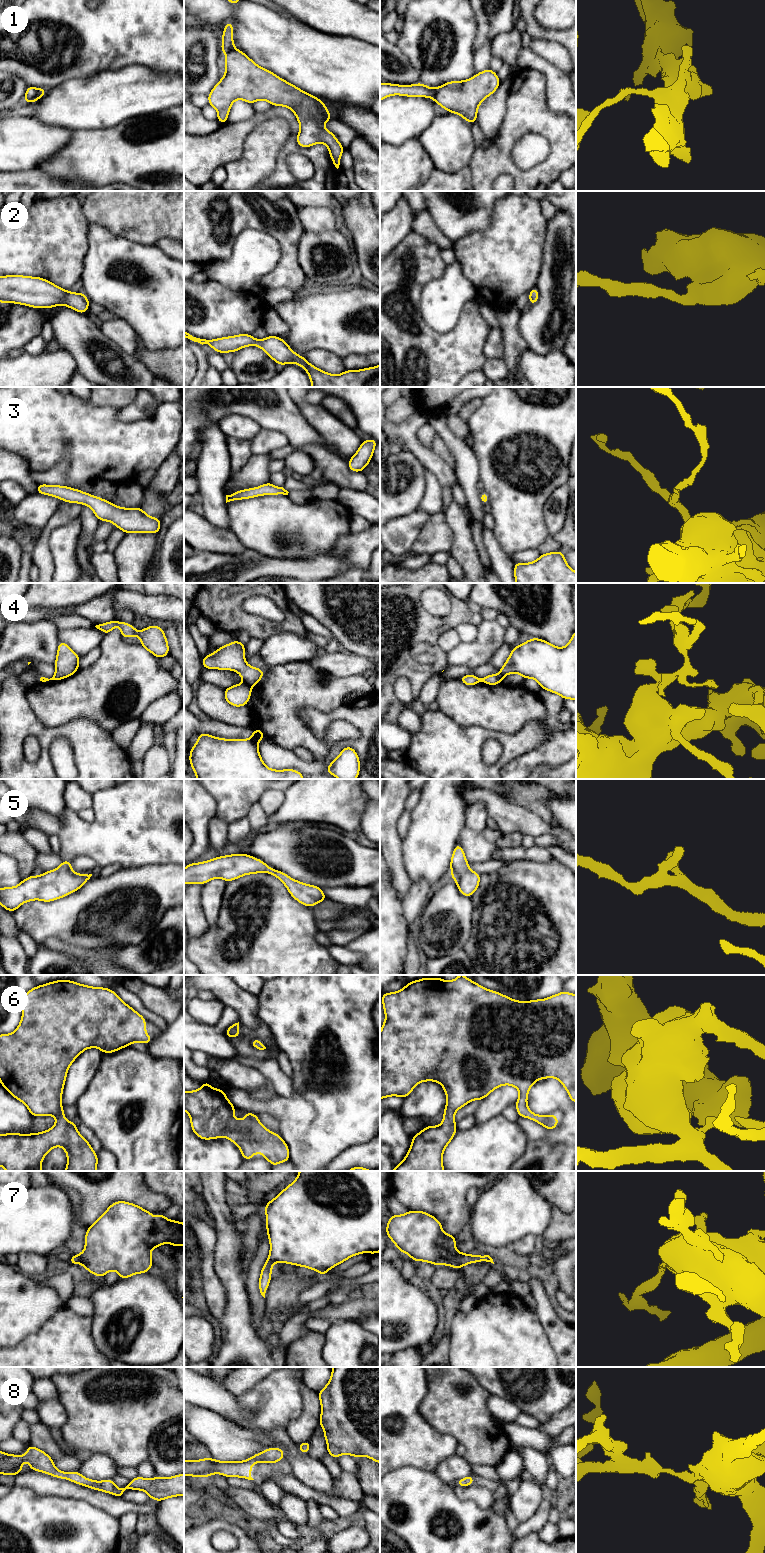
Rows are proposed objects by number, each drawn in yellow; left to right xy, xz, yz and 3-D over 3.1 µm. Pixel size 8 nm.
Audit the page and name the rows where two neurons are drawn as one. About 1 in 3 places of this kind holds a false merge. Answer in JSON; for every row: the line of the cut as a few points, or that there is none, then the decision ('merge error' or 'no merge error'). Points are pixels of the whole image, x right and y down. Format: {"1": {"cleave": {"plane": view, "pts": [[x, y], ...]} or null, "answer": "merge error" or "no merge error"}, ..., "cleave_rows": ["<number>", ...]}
{"1": {"cleave": {"plane": "xy", "pts": [[38, 89], [38, 95], [33, 100], [24, 100]]}, "answer": "merge error"}, "2": {"cleave": null, "answer": "no merge error"}, "3": {"cleave": null, "answer": "no merge error"}, "4": {"cleave": {"plane": "xz", "pts": [[245, 683], [250, 687]]}, "answer": "merge error"}, "5": {"cleave": null, "answer": "no merge error"}, "6": {"cleave": null, "answer": "no merge error"}, "7": {"cleave": null, "answer": "no merge error"}, "8": {"cleave": null, "answer": "no merge error"}, "cleave_rows": ["1", "4"]}

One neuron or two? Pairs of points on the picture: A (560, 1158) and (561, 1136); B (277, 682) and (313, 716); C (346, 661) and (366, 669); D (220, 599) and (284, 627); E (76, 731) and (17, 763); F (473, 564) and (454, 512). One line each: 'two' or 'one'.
A: two
B: two
C: one
D: one
E: one
F: one

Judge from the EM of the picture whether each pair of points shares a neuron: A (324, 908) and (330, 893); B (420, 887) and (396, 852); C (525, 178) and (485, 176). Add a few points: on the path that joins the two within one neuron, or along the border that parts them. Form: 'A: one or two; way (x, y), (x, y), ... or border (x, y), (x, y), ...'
A: two; border (328, 898), (350, 905)
B: two; border (411, 881), (409, 891), (402, 903)
C: one; way (515, 172), (511, 169), (495, 169)

